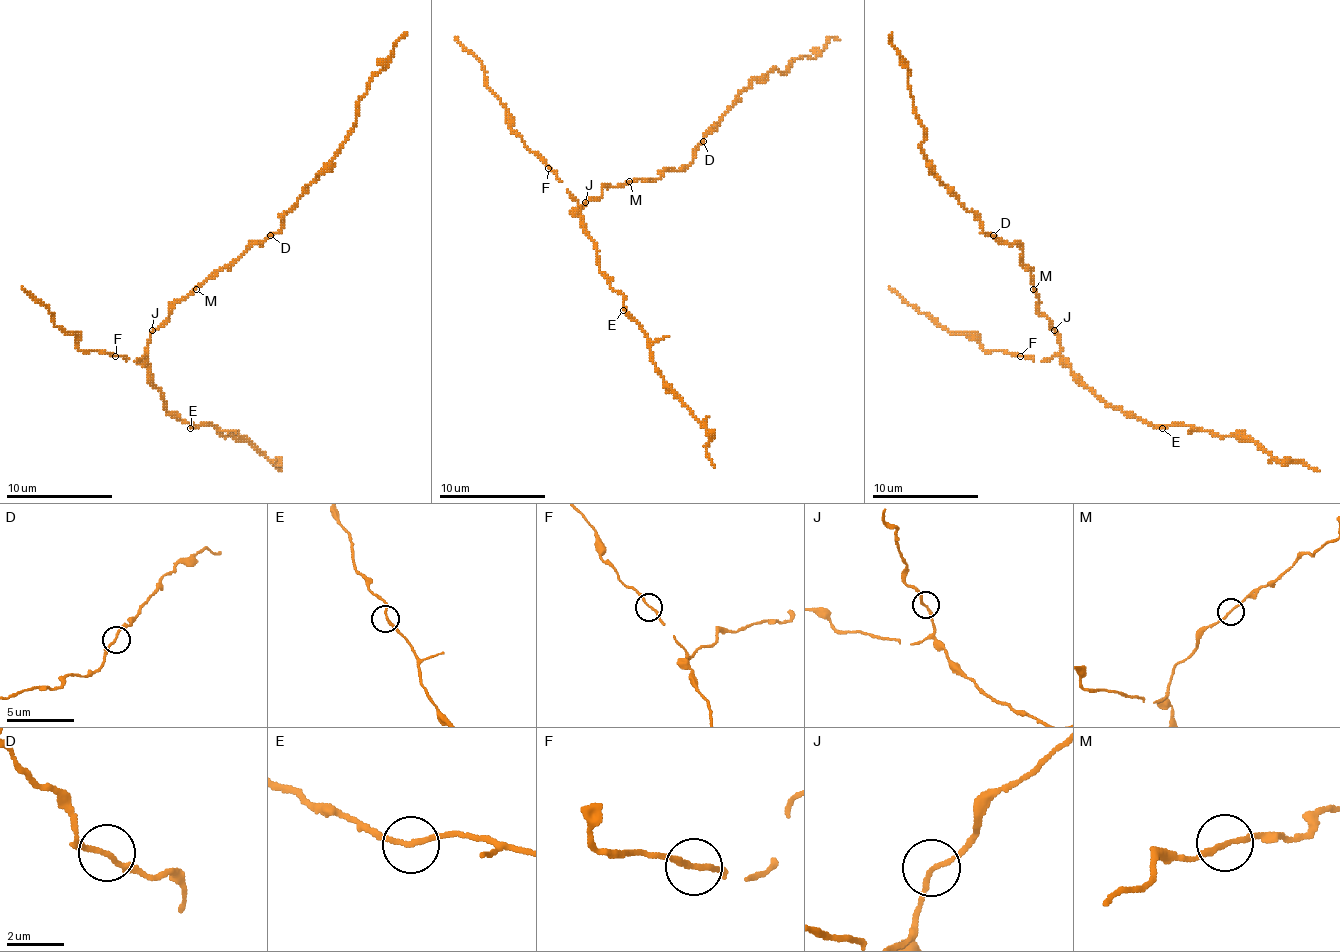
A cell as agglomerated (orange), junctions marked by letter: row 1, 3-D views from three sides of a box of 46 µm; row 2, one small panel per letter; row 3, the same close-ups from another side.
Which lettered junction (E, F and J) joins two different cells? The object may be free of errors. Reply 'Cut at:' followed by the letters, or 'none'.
Cut at: none

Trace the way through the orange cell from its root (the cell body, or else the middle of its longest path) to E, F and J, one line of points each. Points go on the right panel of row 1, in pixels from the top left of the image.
E: (1039, 300), (1039, 310), (1049, 318), (1049, 326), (1060, 342), (1060, 356), (1071, 369), (1108, 404), (1162, 428)
F: (1039, 300), (1039, 310), (1049, 318), (1049, 326), (1057, 334), (1060, 350), (1041, 361), (1020, 356)
J: (1039, 300), (1039, 310), (1049, 318), (1049, 326), (1055, 329)

